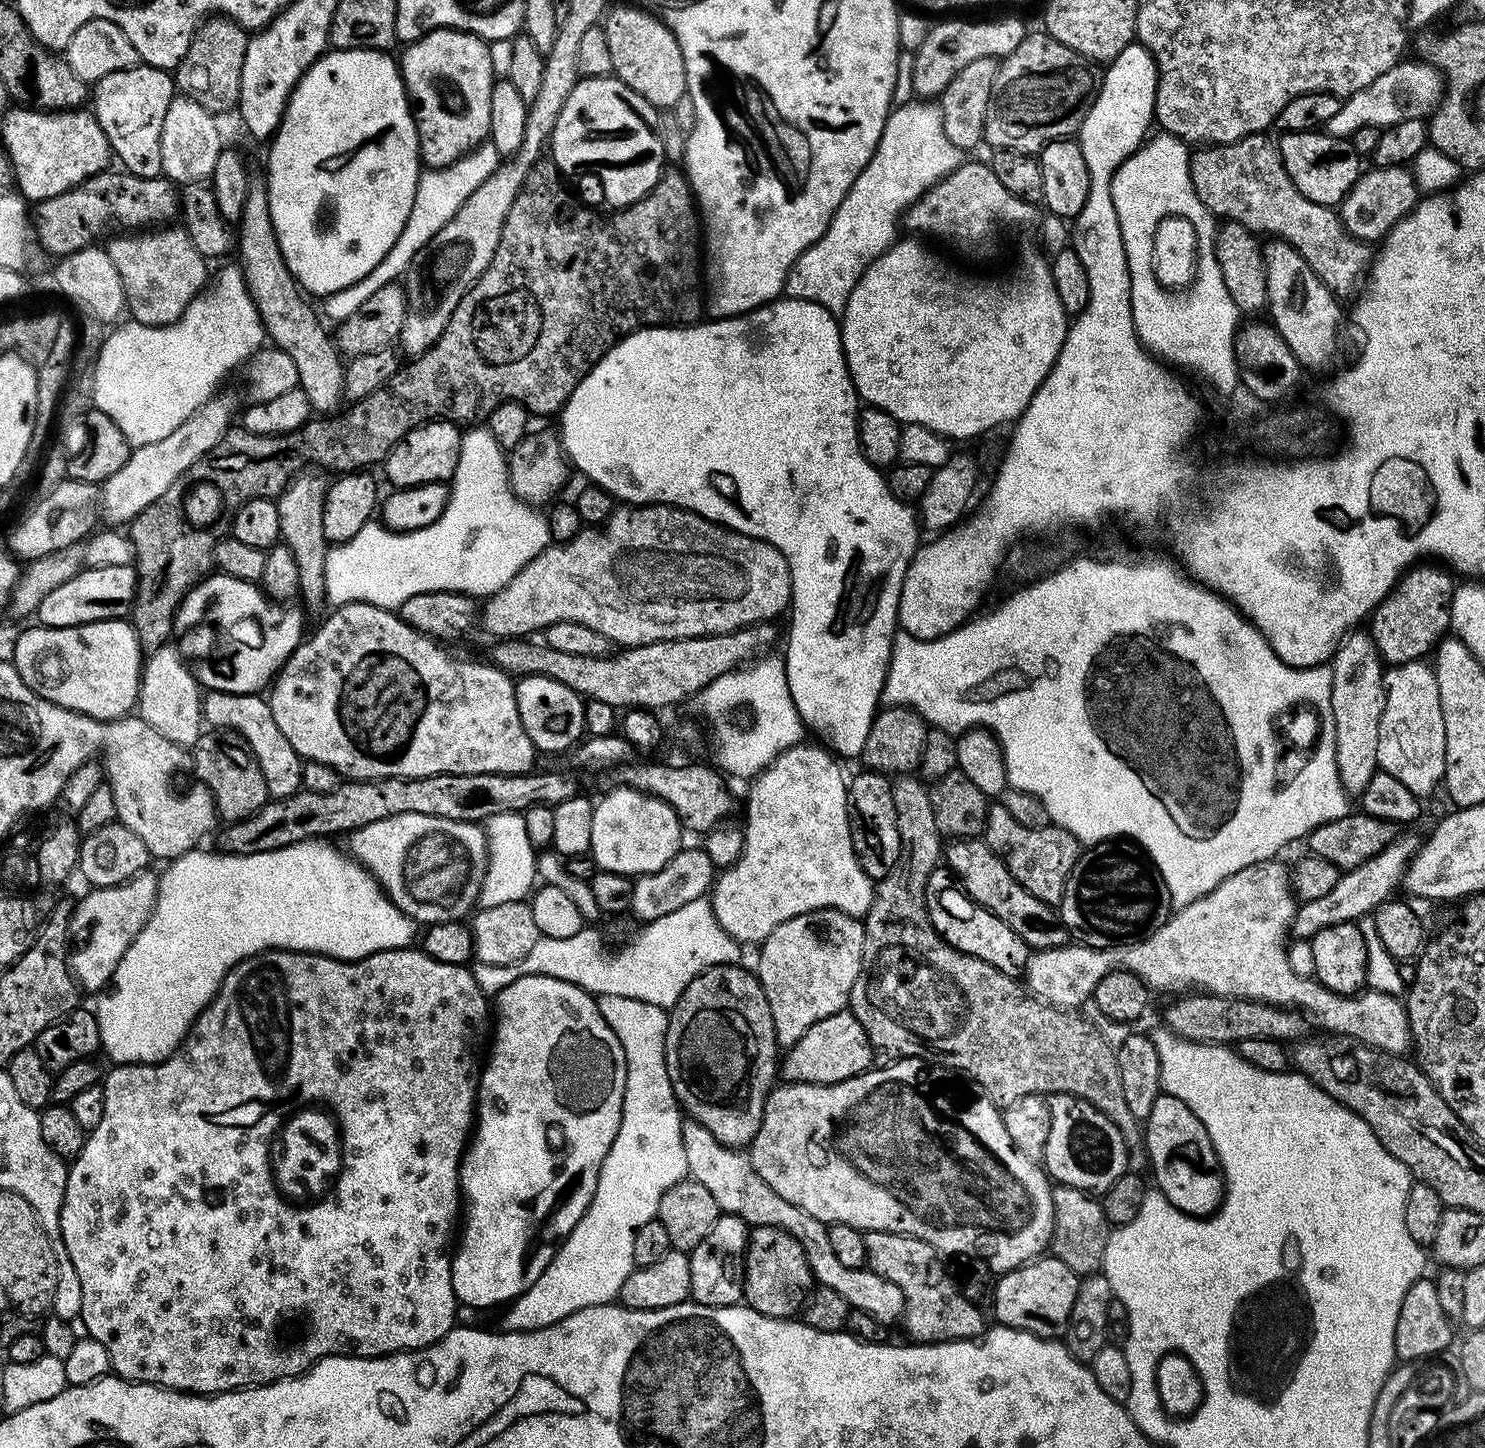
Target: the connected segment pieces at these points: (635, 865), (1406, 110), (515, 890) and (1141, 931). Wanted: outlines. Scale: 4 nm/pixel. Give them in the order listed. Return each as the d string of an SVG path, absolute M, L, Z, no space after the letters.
M617 786L613 792L595 801L594 834L591 857L597 869L617 872L630 877L645 876L654 870L662 870L670 858L682 847L682 825L678 814L657 796L649 796L633 788Z
M1419 58L1408 59L1401 59L1399 64L1390 66L1386 74L1374 78L1370 86L1362 86L1362 90L1347 97L1341 103L1338 114L1334 114L1334 118L1324 124L1323 131L1329 136L1351 138L1354 130L1362 130L1362 126L1374 126L1383 130L1398 122L1431 117L1444 99L1446 81L1434 65L1426 64Z
M503 812L488 817L488 869L482 882L480 900L484 902L519 901L533 891L537 883L537 849L532 848L526 834L526 822L518 812Z
M1105 842L1085 847L1064 887L1058 905L1060 922L1089 948L1144 940L1157 932L1174 911L1170 890L1155 864L1127 846L1124 842Z

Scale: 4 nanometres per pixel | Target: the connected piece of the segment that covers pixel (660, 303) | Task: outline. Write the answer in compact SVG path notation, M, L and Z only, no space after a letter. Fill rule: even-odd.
M541 158L530 170L530 174L526 174L526 178L506 214L506 222L502 226L498 250L494 250L494 258L490 262L490 266L472 285L472 289L462 298L462 302L458 302L458 306L454 310L446 330L438 338L438 342L434 342L434 346L430 346L422 355L408 362L405 368L403 365L382 387L374 390L374 394L349 403L347 405L349 408L346 409L347 407L345 407L339 414L331 415L329 418L313 418L298 430L287 432L281 436L254 434L246 431L243 426L233 427L220 439L218 446L214 446L198 462L194 462L194 466L190 466L190 470L186 470L186 474L182 474L178 478L178 482L174 482L174 486L170 486L170 490L166 490L166 494L162 494L162 498L150 502L150 506L146 506L146 510L142 510L132 519L130 522L130 529L132 528L130 539L136 551L134 561L136 597L132 600L130 623L132 629L136 631L136 637L140 640L141 649L145 653L157 652L171 641L168 640L171 636L173 639L174 629L176 628L176 611L179 610L180 603L188 597L188 591L194 585L200 583L205 576L213 571L214 561L212 555L216 549L216 543L229 535L234 514L246 502L279 496L280 493L286 490L286 486L291 482L292 478L297 476L299 472L305 471L309 465L315 466L320 470L327 470L332 474L371 469L371 464L377 463L376 465L379 465L387 460L392 447L403 436L410 434L412 428L416 428L420 424L427 424L429 420L451 420L457 426L476 426L481 422L487 421L488 415L499 404L507 400L518 402L523 408L528 409L533 417L548 416L551 412L552 415L559 413L560 409L564 407L564 403L570 398L570 394L574 394L578 382L582 382L582 378L586 378L589 370L625 336L629 336L632 332L639 332L641 328L654 328L664 325L691 326L701 319L702 220L698 215L698 205L692 194L692 185L688 183L688 177L683 171L665 171L661 175L660 181L645 196L626 208L613 211L611 213L613 216L599 216L598 213L591 212L588 208L583 208L564 189L564 184L560 179L562 179L562 173L557 168L556 163L550 158Z

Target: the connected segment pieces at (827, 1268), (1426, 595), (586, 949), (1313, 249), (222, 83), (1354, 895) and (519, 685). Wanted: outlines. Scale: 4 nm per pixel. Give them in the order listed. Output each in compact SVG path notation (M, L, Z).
M685 1119L682 1123L682 1146L686 1150L688 1176L698 1181L706 1190L710 1190L714 1202L718 1202L721 1213L742 1218L749 1226L761 1224L786 1230L798 1240L806 1254L806 1262L812 1271L812 1279L819 1286L830 1286L837 1294L846 1298L849 1308L866 1310L882 1326L888 1326L901 1319L904 1314L904 1295L894 1282L882 1278L867 1267L851 1268L842 1266L834 1250L830 1250L828 1225L818 1218L798 1210L794 1202L786 1202L782 1194L774 1194L754 1170L749 1153L744 1150L728 1148L710 1130L706 1130L694 1119Z
M1421 562L1409 568L1371 614L1370 635L1385 665L1423 661L1427 657L1424 655L1427 652L1429 655L1449 635L1454 576L1451 571L1435 568L1432 564L1435 563Z
M711 899L695 900L686 902L682 910L674 910L674 914L666 914L666 918L658 918L645 923L644 928L629 944L624 944L620 952L611 956L607 948L604 947L604 938L595 927L585 926L577 932L567 934L544 934L532 947L528 956L514 965L492 965L490 963L478 962L472 968L474 978L484 995L495 998L510 982L518 982L518 978L523 976L553 976L562 982L570 982L578 986L583 992L599 998L606 994L618 994L618 998L638 998L642 1002L650 1002L654 1006L665 1010L671 1009L673 1004L682 998L682 990L694 982L698 974L702 974L708 968L713 968L719 964L740 964L740 951L742 945L739 940L735 940L718 922L718 918L712 909Z
M1257 134L1233 144L1197 147L1188 165L1198 198L1221 221L1233 220L1261 237L1285 240L1310 262L1310 270L1332 293L1340 298L1351 297L1365 279L1373 249L1365 241L1355 240L1329 205L1310 202L1300 193L1298 186L1290 182L1286 166L1282 166L1279 147L1268 138Z
M216 14L205 20L194 34L194 38L190 42L190 50L186 50L182 62L174 70L177 89L194 102L198 102L210 113L221 114L220 112L226 111L227 108L235 109L240 102L242 62L246 59L248 37L249 33L241 28L239 24L229 20L227 16Z
M1397 835L1396 840L1382 854L1374 854L1362 866L1347 869L1341 875L1338 886L1330 890L1322 898L1303 901L1296 909L1296 917L1292 920L1291 935L1297 940L1311 941L1318 930L1326 930L1326 926L1338 926L1339 924L1351 924L1359 921L1361 917L1367 917L1376 911L1377 906L1393 895L1395 888L1401 887L1404 871L1408 869L1408 863L1416 856L1416 849L1422 843L1421 837Z
M522 676L515 681L515 685L522 726L541 753L561 754L581 743L586 732L584 727L586 701L583 696L570 690L570 686L562 686L562 682L554 682L554 678L545 676Z

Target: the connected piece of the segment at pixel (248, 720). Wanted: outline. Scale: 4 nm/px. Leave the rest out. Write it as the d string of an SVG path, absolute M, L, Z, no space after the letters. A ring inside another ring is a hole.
M209 691L202 700L202 712L213 729L240 732L242 738L250 746L254 758L258 758L258 766L262 766L262 774L266 778L266 786L271 799L285 800L290 794L301 791L302 770L305 761L290 746L286 734L278 730L278 722L274 722L274 714L270 710L267 699L263 695L239 696L229 692Z

